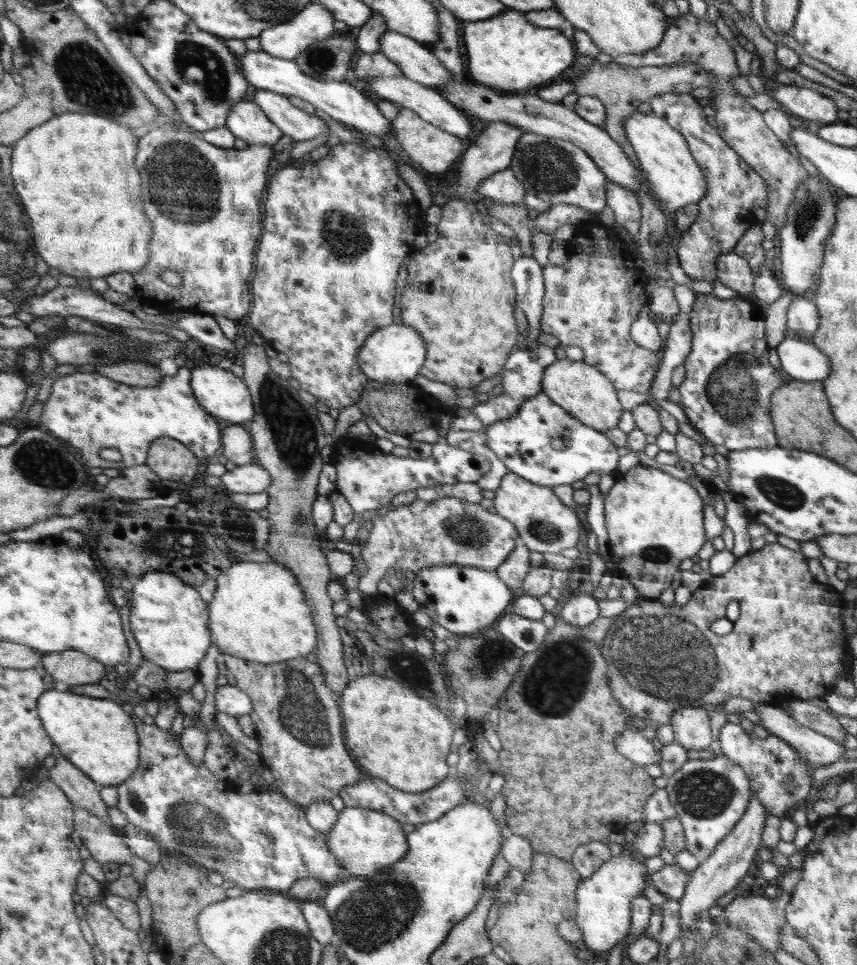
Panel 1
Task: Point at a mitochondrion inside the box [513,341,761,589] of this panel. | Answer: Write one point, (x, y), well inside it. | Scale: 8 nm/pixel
(545, 532)

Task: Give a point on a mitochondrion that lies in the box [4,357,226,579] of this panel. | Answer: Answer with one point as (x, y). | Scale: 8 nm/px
(41, 462)

